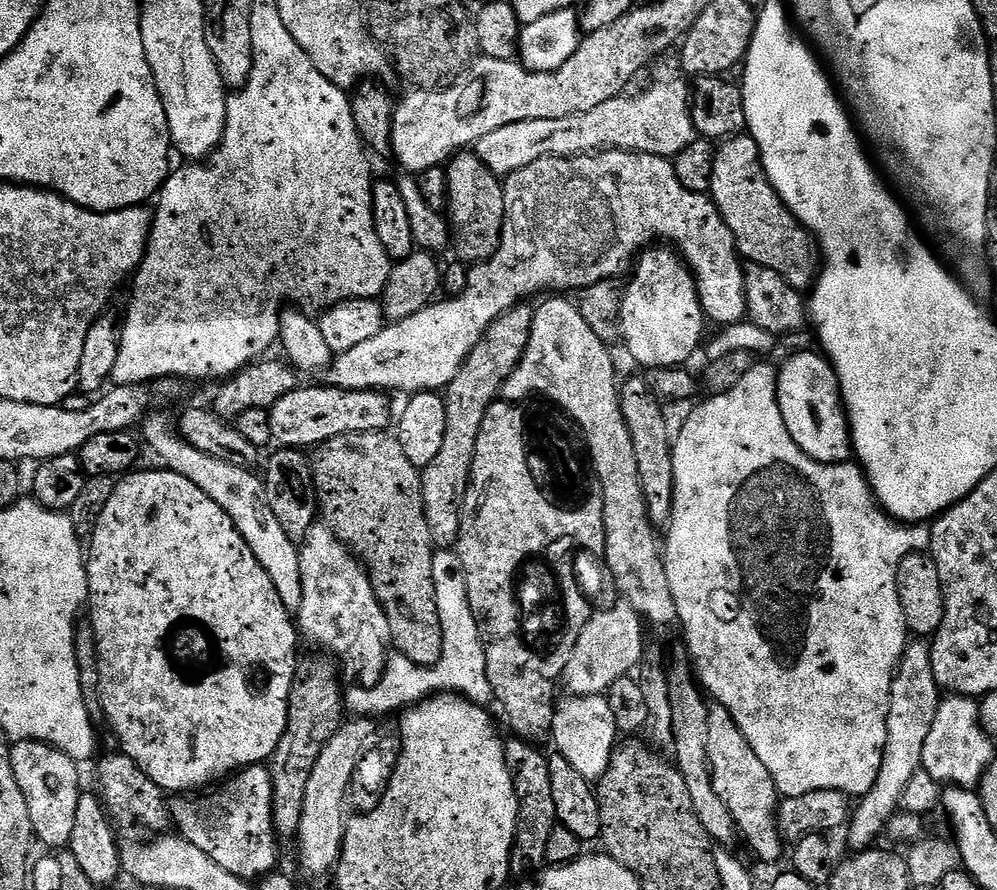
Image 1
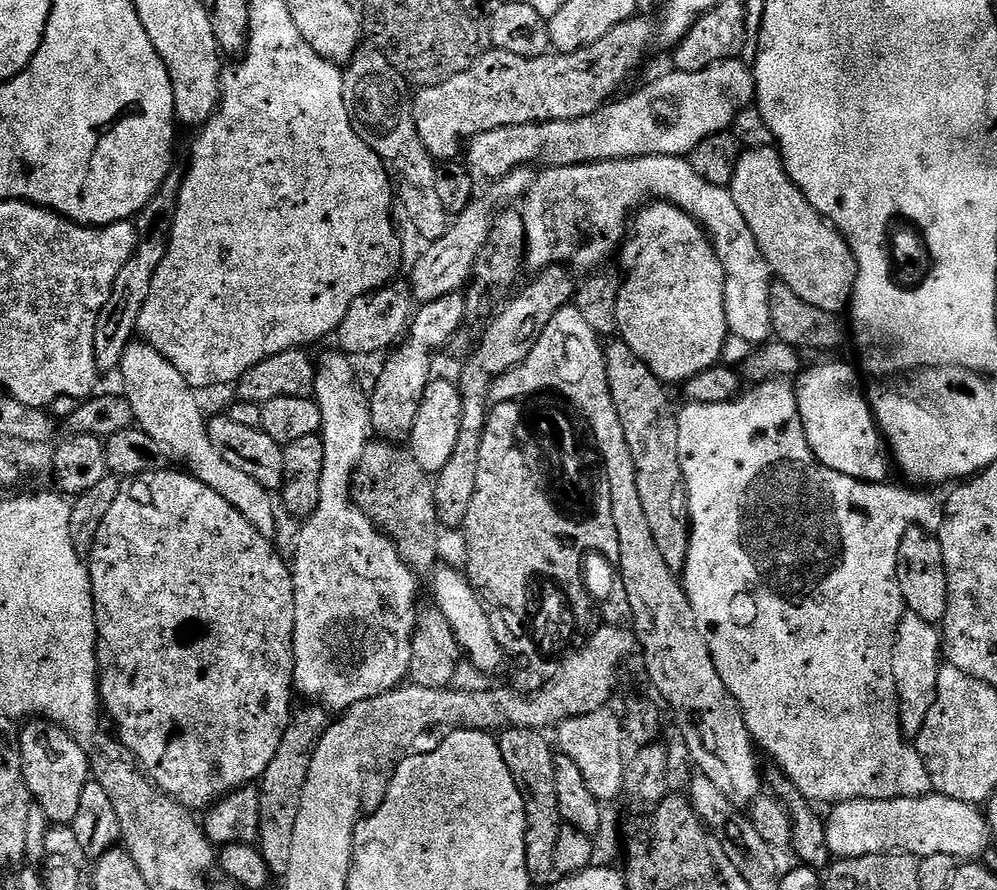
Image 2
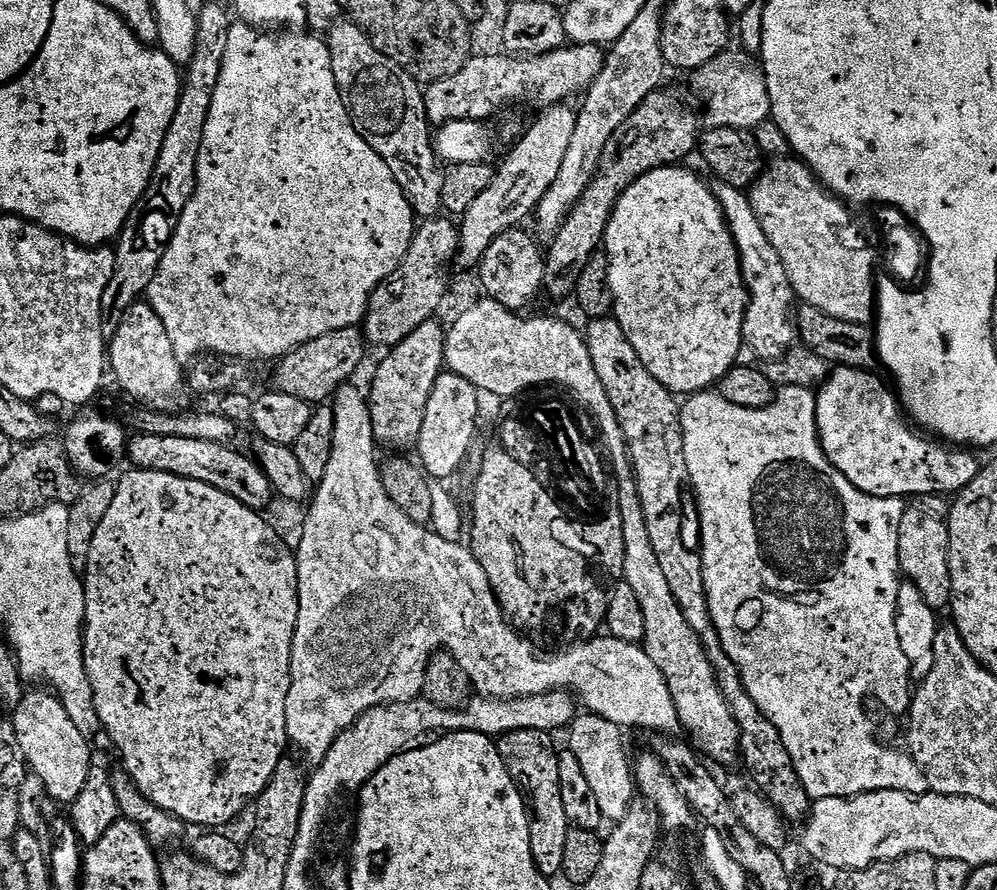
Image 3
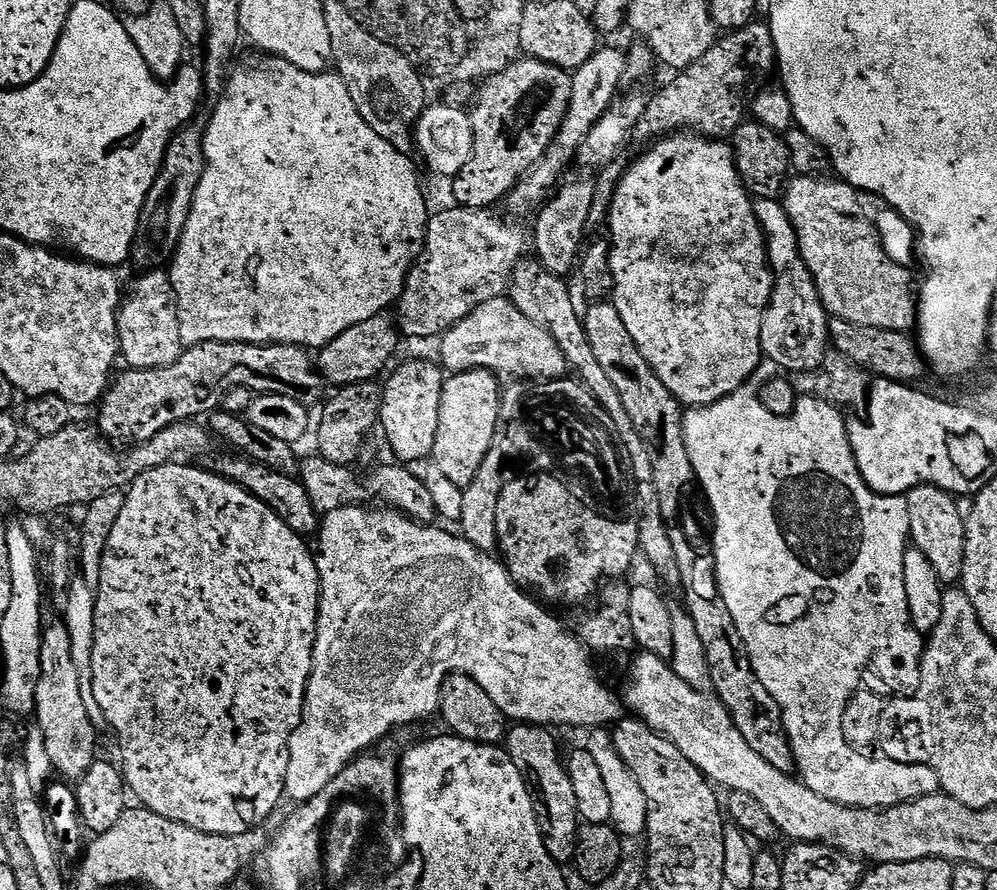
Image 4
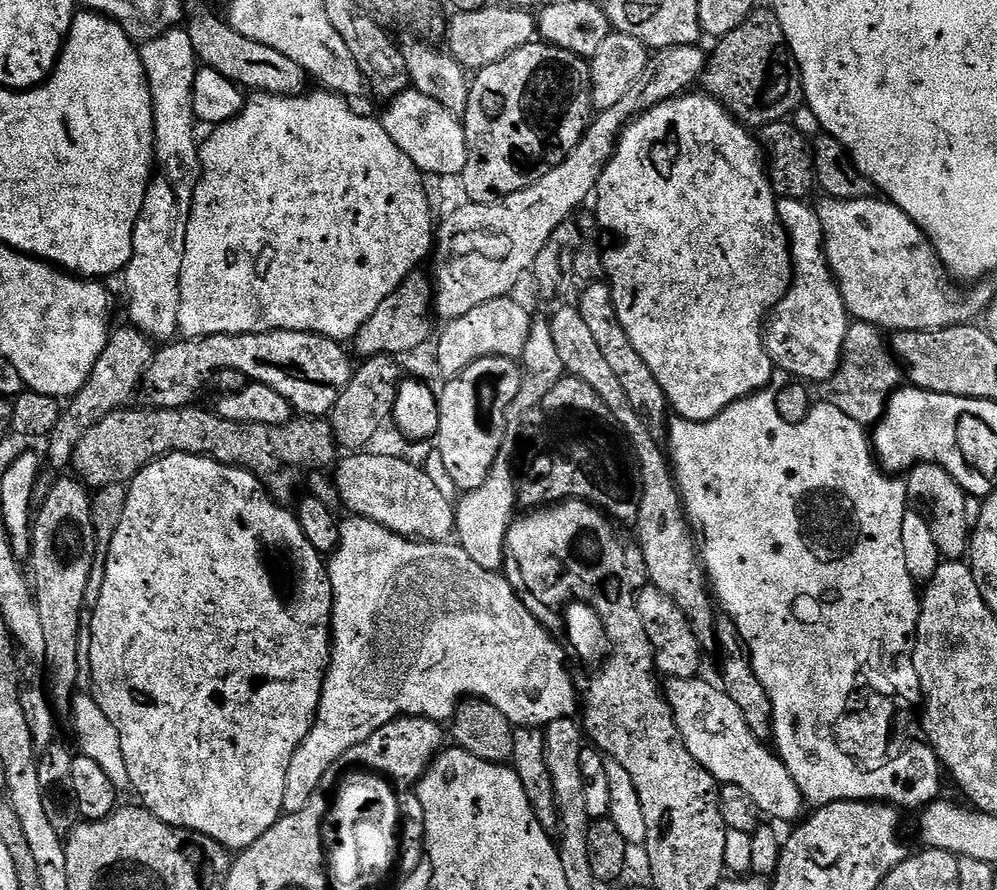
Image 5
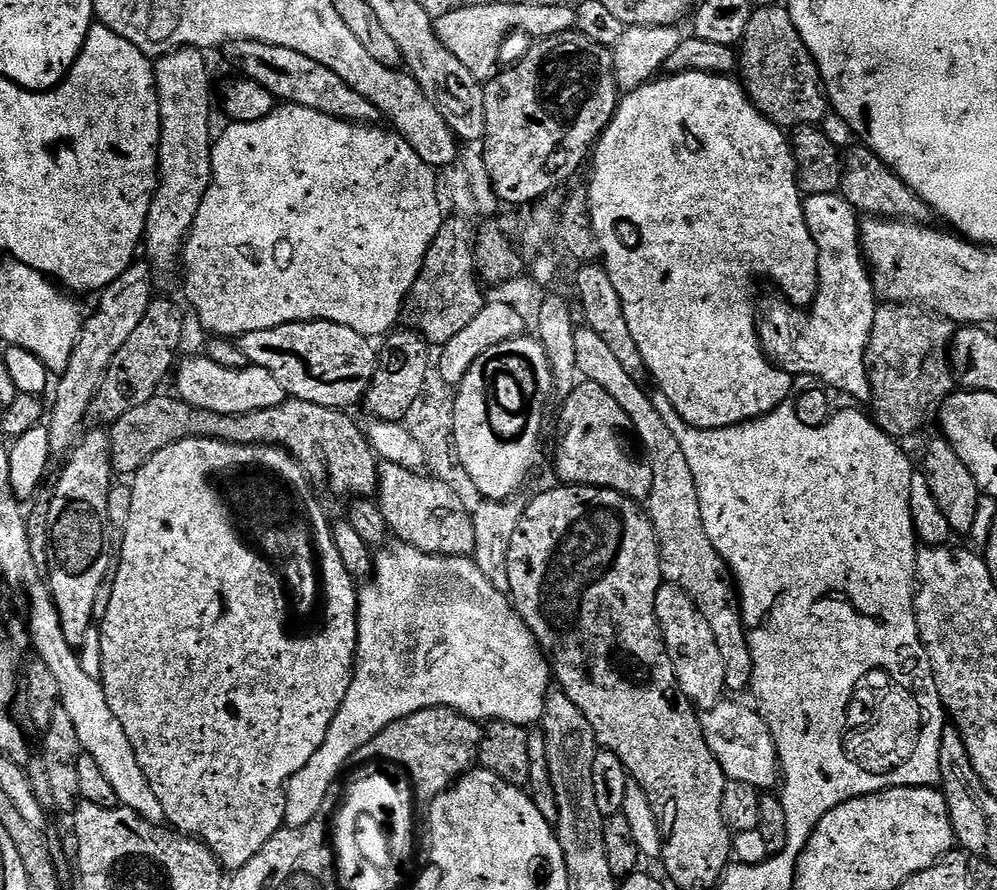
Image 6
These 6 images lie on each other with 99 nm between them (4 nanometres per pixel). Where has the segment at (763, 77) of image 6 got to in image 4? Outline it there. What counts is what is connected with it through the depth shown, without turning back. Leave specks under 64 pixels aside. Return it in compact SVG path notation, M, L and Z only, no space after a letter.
M753 22L747 24L745 28L740 28L736 32L729 32L721 35L716 41L716 45L698 62L694 62L689 68L681 68L675 73L676 76L660 93L649 99L646 114L634 129L635 139L655 141L669 134L675 134L681 130L695 130L699 135L709 138L724 138L731 134L746 120L746 96L744 91L748 88L748 79L752 76L752 68L773 67L776 59L776 47L772 37L772 29L764 22Z

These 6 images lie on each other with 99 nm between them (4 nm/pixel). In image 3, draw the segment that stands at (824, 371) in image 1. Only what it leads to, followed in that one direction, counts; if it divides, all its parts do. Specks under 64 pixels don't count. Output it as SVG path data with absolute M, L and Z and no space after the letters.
M836 366L829 371L827 380L816 392L816 421L820 431L820 444L828 460L839 472L846 474L855 488L880 500L891 496L909 498L908 496L944 496L947 492L963 492L979 474L981 461L976 461L971 456L973 453L963 447L949 446L917 430L906 415L897 393L889 385L888 389L876 374L872 370Z

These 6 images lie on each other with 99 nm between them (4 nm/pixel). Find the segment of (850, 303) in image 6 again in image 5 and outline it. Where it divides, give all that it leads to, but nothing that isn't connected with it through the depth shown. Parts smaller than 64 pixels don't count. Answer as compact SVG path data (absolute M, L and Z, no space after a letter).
M787 198L777 199L776 209L778 210L778 218L782 222L782 226L786 230L786 234L788 235L788 244L792 247L792 286L788 293L786 294L786 298L782 298L782 302L778 302L776 309L773 310L771 318L768 320L768 334L769 337L778 338L779 343L781 345L788 344L793 340L794 343L800 344L808 344L808 348L786 348L786 346L777 346L776 347L776 360L780 360L780 369L781 373L786 374L789 372L790 375L794 376L797 381L800 382L811 382L810 380L821 380L821 382L827 382L831 380L832 375L838 371L840 368L840 359L842 358L842 354L844 353L844 345L848 342L848 325L850 323L850 317L848 315L848 306L846 303L845 293L836 285L836 278L832 274L832 268L828 265L828 259L826 258L826 254L824 253L824 231L822 230L822 226L820 225L820 218L815 207L812 208L808 205L808 202L804 200L790 200Z

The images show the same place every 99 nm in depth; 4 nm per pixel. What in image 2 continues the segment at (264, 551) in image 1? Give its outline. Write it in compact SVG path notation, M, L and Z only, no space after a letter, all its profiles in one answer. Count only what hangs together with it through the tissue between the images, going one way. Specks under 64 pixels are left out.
M132 342L125 350L124 357L118 367L118 375L124 383L123 395L127 397L133 408L135 427L144 431L158 442L158 446L173 460L181 460L183 467L198 482L210 486L214 494L222 494L254 530L263 536L275 537L276 508L272 505L273 493L263 488L250 474L238 470L214 450L214 442L210 440L206 415L196 401L197 393L187 384L186 378L174 366L145 342Z

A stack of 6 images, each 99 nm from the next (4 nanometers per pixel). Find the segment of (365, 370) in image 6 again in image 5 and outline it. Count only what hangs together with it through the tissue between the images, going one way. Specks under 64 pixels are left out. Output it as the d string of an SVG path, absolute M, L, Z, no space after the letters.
M268 332L268 333L239 333L239 334L218 334L210 335L210 337L204 337L201 339L181 339L174 340L166 345L163 345L161 351L160 349L155 353L153 357L153 362L150 367L148 367L146 375L144 375L144 380L141 384L141 397L145 397L146 401L151 407L162 408L162 409L178 409L191 407L197 400L195 400L202 392L202 390L207 386L208 382L213 381L213 378L222 371L236 370L240 374L244 374L249 382L254 384L261 384L262 386L270 386L270 390L278 390L278 394L282 394L282 398L286 398L286 402L292 404L293 409L301 417L304 418L324 418L331 413L332 408L335 407L338 402L338 398L342 398L342 392L346 390L350 381L352 381L352 374L354 371L354 363L352 364L353 357L350 355L348 357L348 352L343 343L338 340L331 340L325 336L319 336L313 332Z

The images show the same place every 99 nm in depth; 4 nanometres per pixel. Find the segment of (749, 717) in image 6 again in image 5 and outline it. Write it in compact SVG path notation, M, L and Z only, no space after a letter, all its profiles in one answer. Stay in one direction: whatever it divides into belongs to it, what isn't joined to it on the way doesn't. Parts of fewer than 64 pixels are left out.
M704 678L669 679L666 684L668 705L690 754L721 785L742 786L758 802L765 817L799 821L805 815L806 801L790 770L765 741L752 733L746 718L742 718L742 710L730 702L723 687L713 684L707 684Z

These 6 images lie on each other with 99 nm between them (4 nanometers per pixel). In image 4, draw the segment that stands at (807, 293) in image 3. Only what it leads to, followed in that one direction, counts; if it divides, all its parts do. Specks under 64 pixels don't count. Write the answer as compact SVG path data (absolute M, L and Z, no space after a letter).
M796 174L789 179L782 193L784 209L794 226L800 253L814 278L824 309L829 317L854 322L854 326L878 326L878 330L908 332L911 324L913 327L918 320L918 300L914 295L914 280L912 284L909 269L898 262L890 262L890 258L886 258L886 250L876 245L871 245L869 256L852 256L848 260L848 211L856 218L861 215L858 206L861 193L839 178L828 179Z

